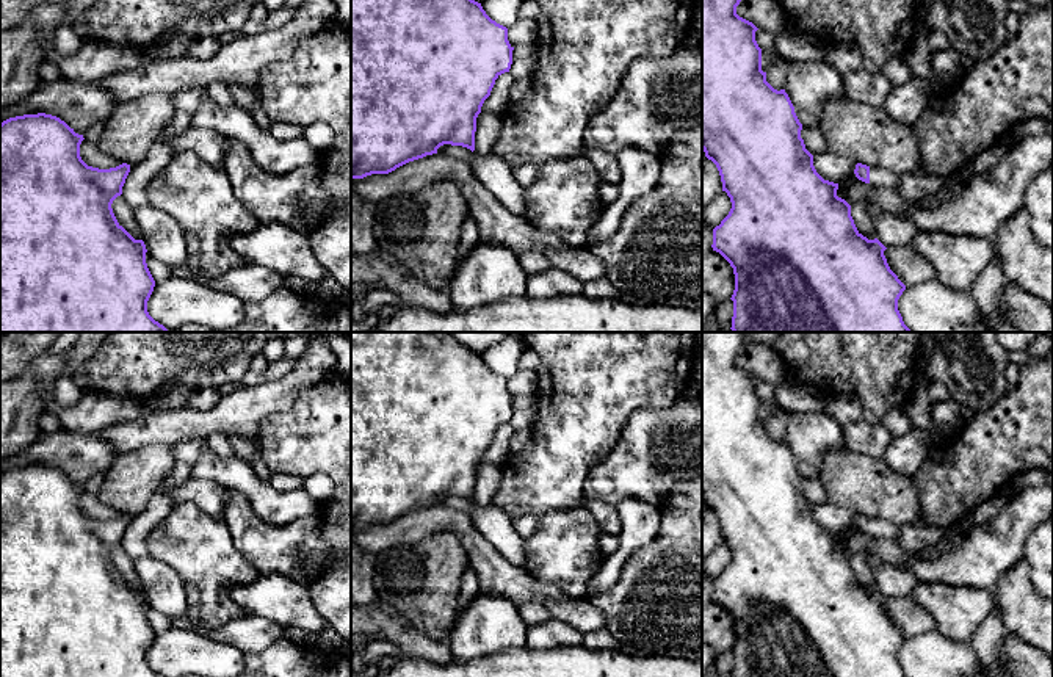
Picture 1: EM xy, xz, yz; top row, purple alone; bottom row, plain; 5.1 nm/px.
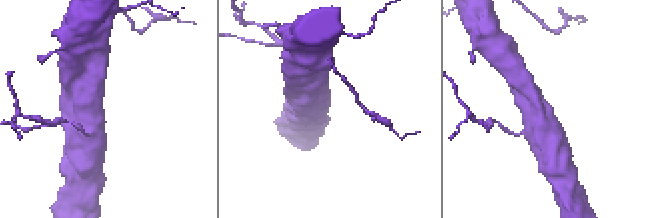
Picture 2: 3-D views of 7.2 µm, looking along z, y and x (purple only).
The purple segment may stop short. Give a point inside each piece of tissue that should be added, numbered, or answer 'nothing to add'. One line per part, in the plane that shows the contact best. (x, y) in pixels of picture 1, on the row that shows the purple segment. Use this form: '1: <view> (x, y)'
1: yz (878, 177)

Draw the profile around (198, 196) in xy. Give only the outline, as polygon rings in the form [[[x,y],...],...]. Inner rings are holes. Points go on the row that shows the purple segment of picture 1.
[[[194,152],[174,154],[146,188],[149,205],[168,213],[185,235],[194,235],[201,244],[199,265],[212,279],[244,265],[244,259],[232,248],[237,234],[252,232],[259,219],[237,199],[230,179],[223,166],[202,161]]]

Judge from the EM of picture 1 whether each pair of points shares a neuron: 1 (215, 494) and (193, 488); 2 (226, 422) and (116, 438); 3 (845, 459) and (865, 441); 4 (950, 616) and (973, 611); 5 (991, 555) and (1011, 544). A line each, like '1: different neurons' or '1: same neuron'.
1: same neuron
2: same neuron
3: different neurons
4: same neuron
5: same neuron

